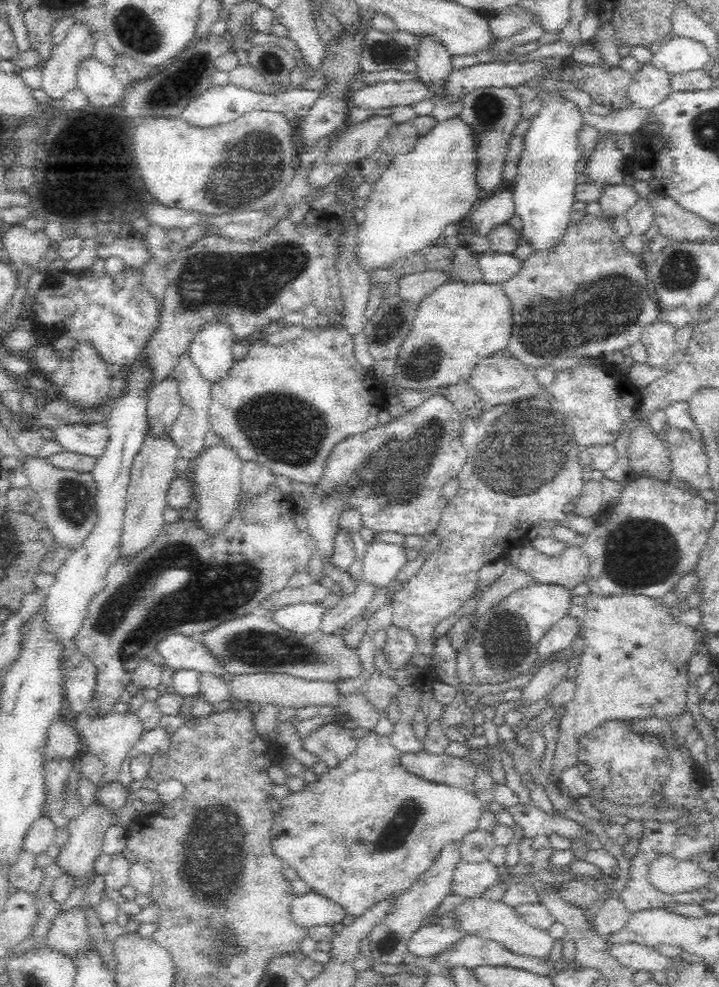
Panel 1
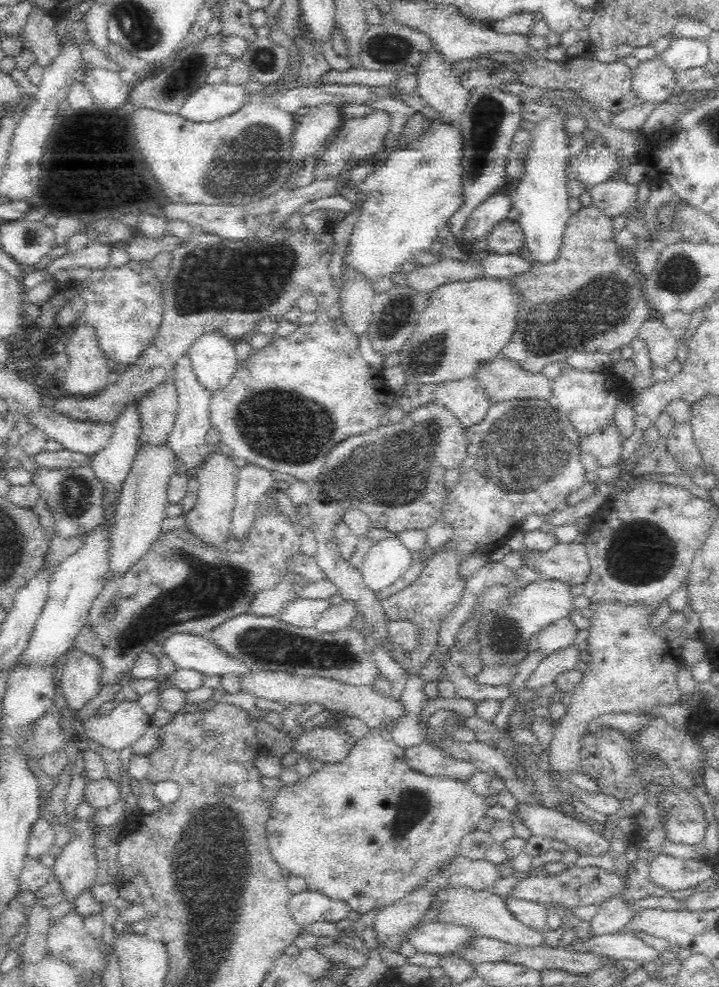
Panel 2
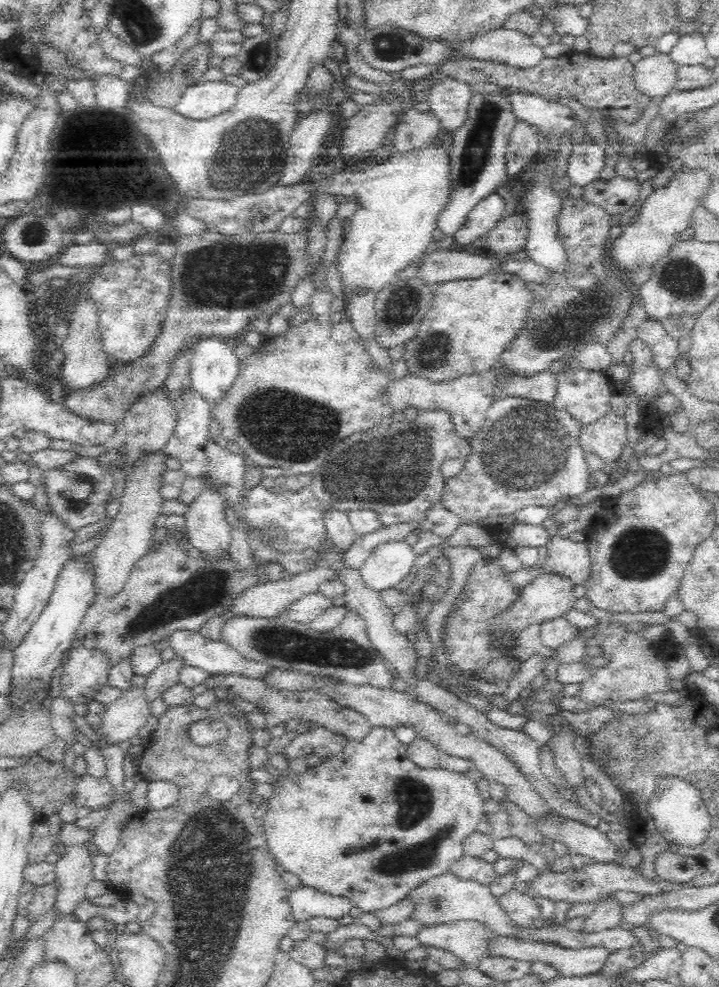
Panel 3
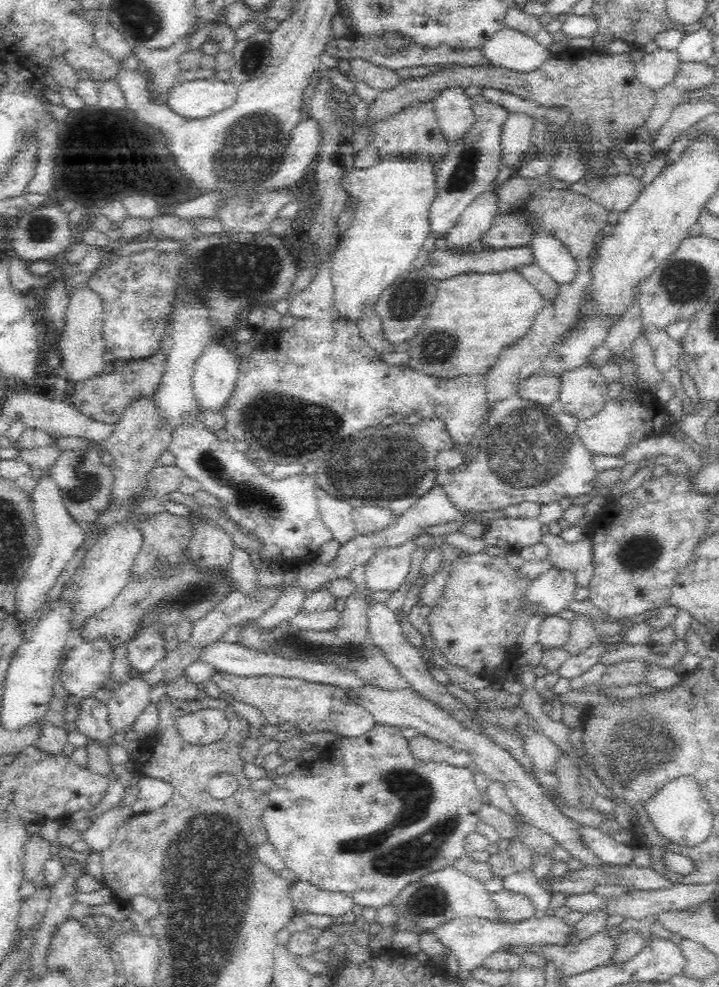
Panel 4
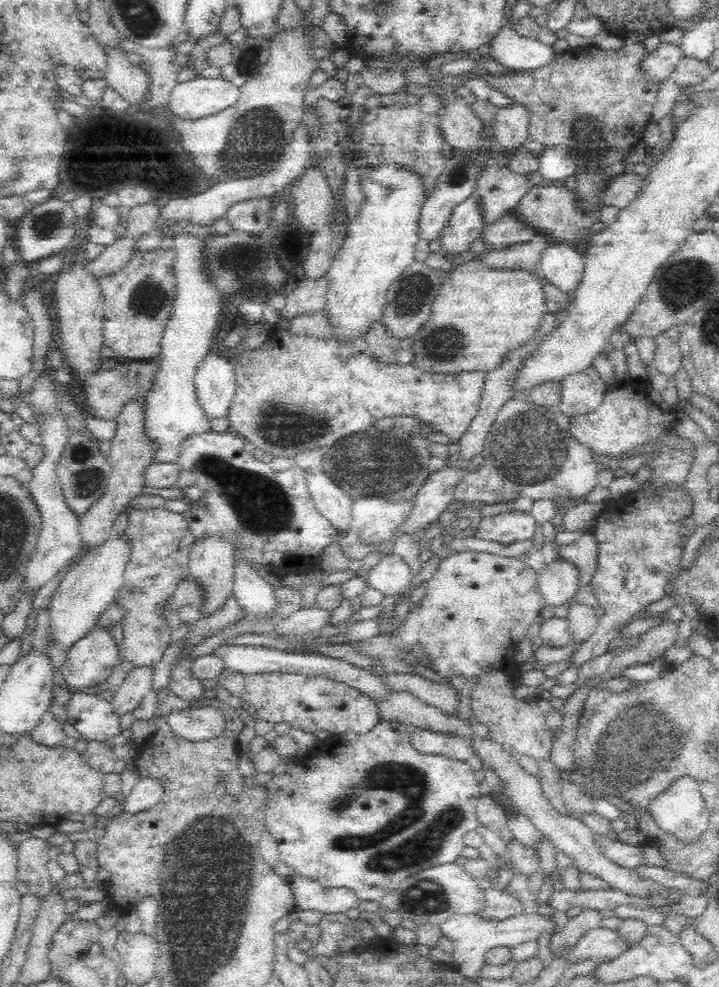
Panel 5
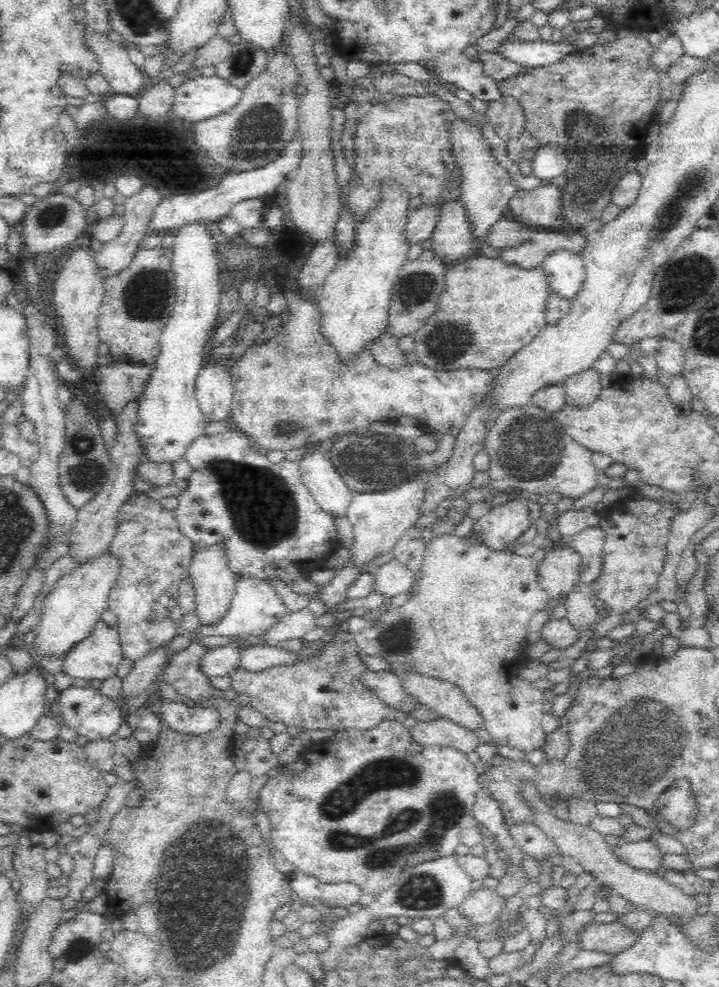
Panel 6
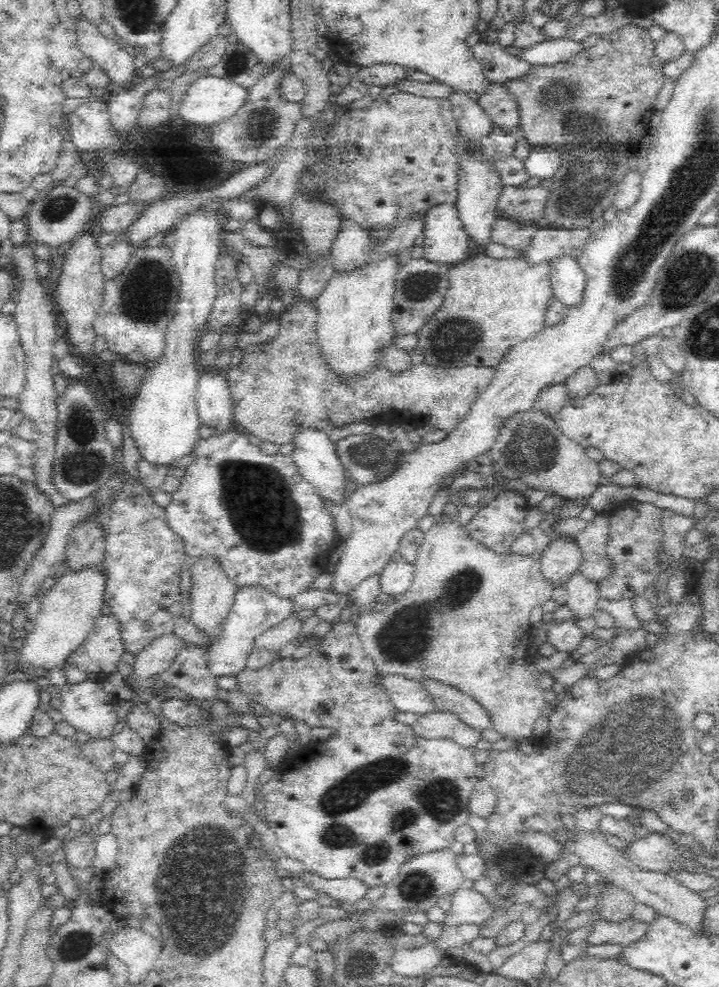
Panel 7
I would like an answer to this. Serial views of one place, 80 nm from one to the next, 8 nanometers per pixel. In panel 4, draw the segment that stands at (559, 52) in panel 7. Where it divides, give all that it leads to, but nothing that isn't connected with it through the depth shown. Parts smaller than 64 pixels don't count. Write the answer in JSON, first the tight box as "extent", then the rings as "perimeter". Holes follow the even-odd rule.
{"extent":[481,28,552,72],"perimeter":[[[502,28],[481,47],[484,57],[492,66],[528,72],[539,68],[552,55],[535,38],[522,32]]]}

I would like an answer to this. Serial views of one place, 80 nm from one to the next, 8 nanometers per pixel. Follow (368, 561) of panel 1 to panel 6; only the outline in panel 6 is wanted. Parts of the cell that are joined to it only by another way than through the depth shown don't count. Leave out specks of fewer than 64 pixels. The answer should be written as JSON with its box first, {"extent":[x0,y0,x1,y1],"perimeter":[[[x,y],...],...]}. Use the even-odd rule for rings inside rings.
{"extent":[374,559,416,599],"perimeter":[[[396,559],[378,568],[374,574],[374,588],[386,599],[407,592],[416,578],[414,571]]]}

